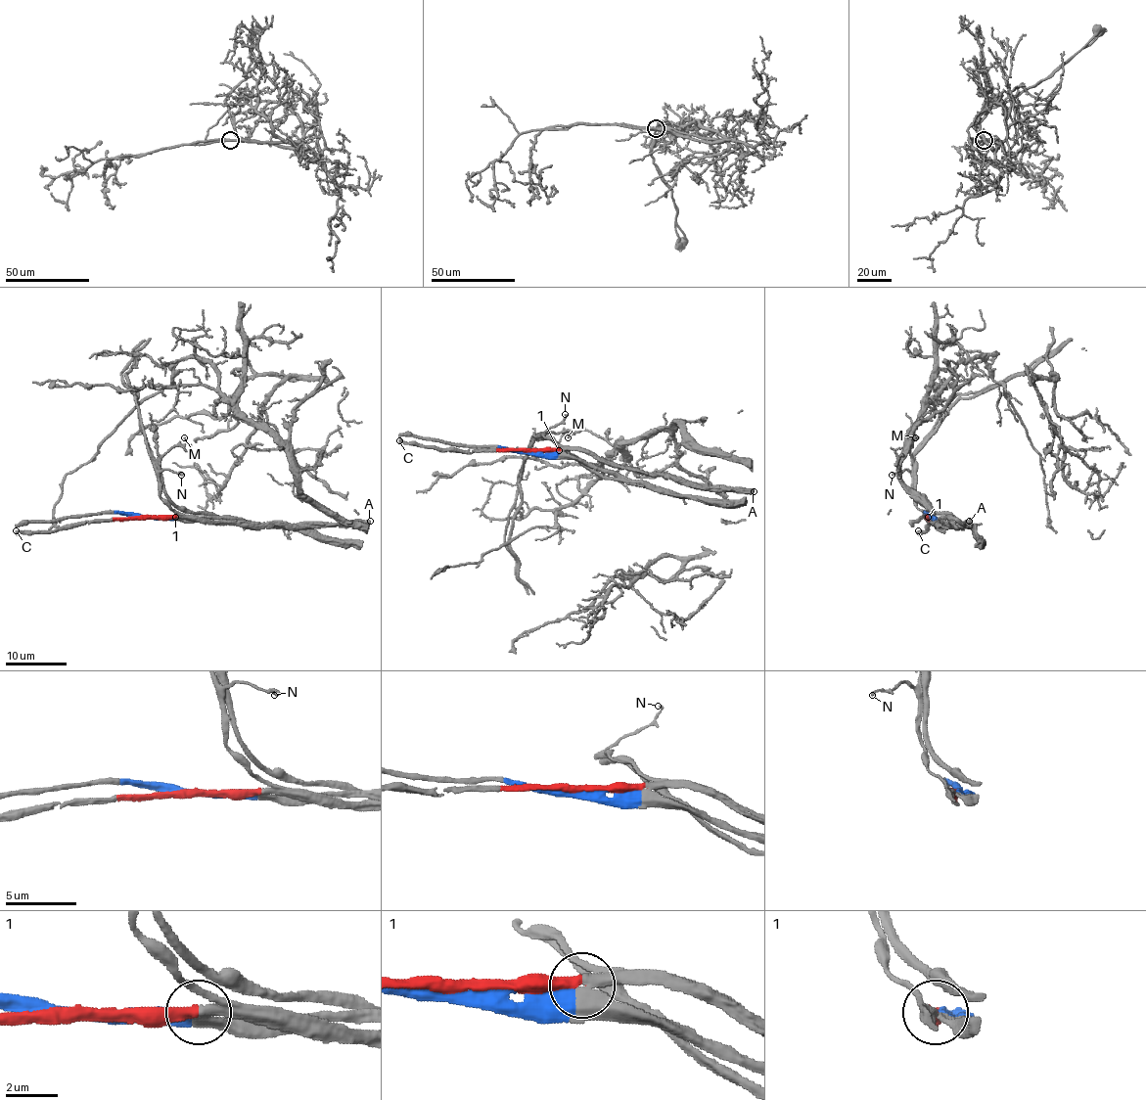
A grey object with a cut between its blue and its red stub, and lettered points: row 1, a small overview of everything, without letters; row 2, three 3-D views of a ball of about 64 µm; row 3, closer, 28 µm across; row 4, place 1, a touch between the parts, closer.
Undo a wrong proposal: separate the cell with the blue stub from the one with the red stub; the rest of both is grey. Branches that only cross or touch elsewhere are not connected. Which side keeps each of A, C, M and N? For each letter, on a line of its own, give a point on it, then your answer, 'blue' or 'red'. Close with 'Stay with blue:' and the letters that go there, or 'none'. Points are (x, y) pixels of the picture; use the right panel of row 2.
A: at (969, 521); red
C: at (918, 530); red
M: at (915, 437); blue
N: at (892, 475); red
Stay with blue: M

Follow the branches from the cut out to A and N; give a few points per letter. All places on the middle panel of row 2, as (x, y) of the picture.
A: (527, 451), (587, 449), (604, 461), (645, 472), (671, 474), (708, 485), (745, 487), (754, 492)
N: (527, 451), (555, 451), (560, 446), (553, 438), (542, 434), (557, 427), (564, 414)

